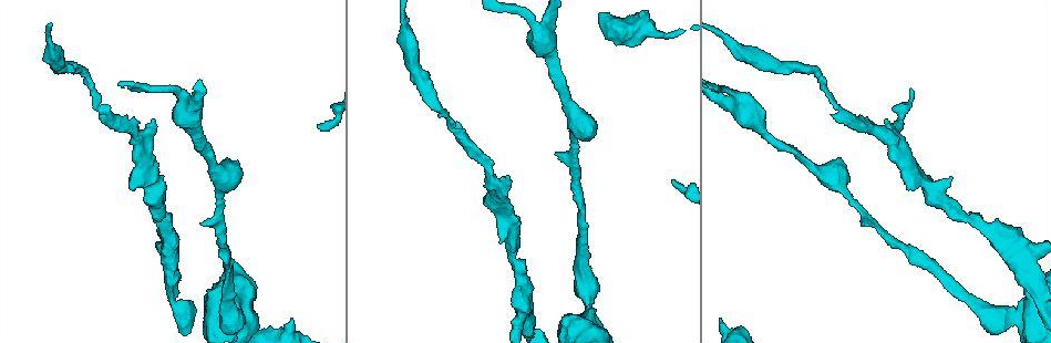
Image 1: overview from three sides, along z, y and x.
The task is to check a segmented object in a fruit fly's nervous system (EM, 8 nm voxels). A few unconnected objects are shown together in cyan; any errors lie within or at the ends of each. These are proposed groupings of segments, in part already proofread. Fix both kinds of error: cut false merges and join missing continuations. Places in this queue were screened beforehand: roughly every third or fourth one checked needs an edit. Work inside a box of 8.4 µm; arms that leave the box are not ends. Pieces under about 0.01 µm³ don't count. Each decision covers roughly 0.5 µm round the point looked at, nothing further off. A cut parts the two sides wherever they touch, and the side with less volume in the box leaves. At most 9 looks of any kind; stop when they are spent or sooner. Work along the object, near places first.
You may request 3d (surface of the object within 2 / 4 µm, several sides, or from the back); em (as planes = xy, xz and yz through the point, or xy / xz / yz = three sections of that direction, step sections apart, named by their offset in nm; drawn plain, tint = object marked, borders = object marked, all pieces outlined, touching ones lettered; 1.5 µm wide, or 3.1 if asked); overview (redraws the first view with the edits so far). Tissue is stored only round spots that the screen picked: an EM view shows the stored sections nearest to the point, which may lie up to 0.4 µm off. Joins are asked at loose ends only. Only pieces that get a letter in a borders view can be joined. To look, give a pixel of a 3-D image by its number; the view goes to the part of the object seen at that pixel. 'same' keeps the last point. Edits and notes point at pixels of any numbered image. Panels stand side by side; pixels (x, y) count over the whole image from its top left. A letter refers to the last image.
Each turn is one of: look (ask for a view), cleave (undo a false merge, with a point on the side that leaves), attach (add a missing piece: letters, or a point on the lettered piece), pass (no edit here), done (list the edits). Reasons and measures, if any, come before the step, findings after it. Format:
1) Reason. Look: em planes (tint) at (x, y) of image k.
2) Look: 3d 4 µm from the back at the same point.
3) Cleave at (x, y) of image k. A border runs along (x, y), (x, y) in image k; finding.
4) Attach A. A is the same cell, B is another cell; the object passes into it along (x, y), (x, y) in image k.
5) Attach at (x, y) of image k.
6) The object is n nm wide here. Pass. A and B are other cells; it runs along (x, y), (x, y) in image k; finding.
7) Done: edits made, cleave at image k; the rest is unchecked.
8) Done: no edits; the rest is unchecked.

Free end. Look: 3d 2 µm at (201, 222) of image 1.

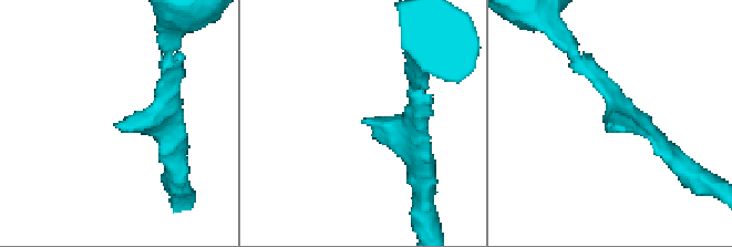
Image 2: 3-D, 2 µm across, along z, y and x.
Look: em planes (borders) at (119, 126) of image 2.

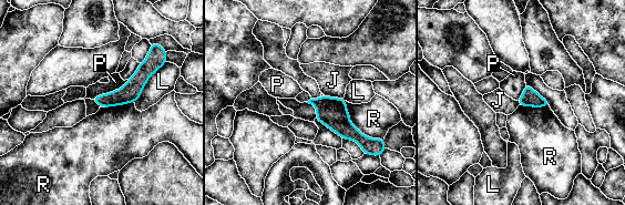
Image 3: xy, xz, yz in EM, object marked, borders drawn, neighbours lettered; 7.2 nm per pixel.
The object is 110 nm wide here. Pass. J, L, P and R are other cells; it runs along (154, 67), (123, 95), (95, 99) in image 3; no lettered piece goes on from it.

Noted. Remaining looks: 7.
Sudden change in width. Look: 3d 4 µm at (814, 70) of image 1.

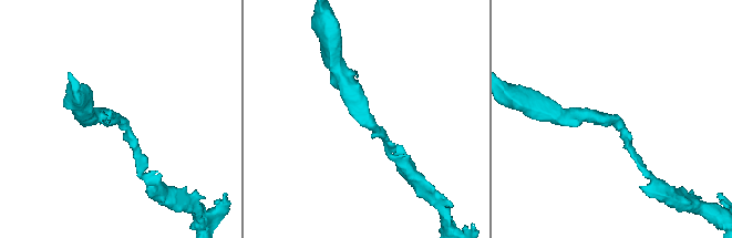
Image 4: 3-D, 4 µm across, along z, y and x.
Look: em yz step 8 (tint) at (368, 123) of image 4.

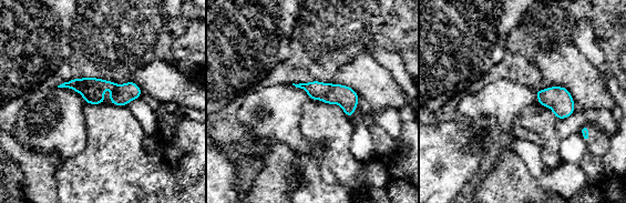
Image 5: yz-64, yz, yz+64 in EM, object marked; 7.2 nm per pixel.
Look: em planes (borders) at the same point.

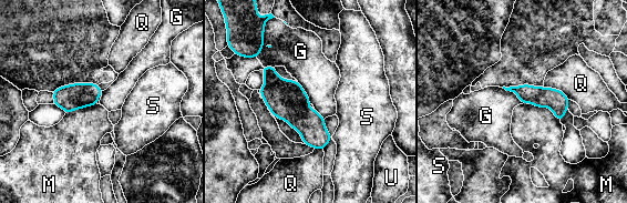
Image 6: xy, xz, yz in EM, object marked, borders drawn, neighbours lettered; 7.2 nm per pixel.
Pass. G, M, Q, S and U are other cells; it runs along (513, 89), (552, 98), (565, 107) in image 6; all the same neuron.

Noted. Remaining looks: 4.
Free end. Look: 3d 2 µm at (317, 124) of image 1.

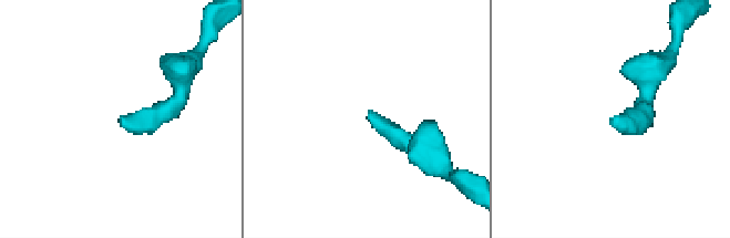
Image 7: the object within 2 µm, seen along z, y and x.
Look: em yz step 4 (tint) at (615, 116) of image 7.

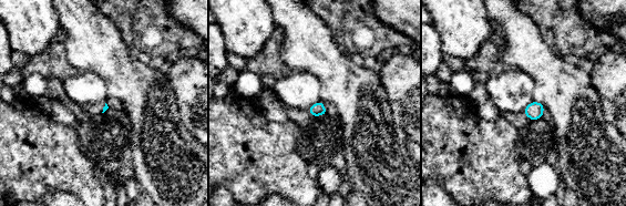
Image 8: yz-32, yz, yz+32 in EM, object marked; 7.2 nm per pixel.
Cut it another way. Look: em planes (borders) at the same point.

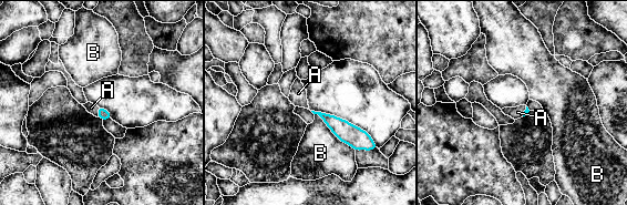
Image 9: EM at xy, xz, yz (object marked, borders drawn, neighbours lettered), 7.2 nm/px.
Attach A. A is the same cell, B is another cell; the object passes into it along (103, 114), (98, 111), (91, 108) in image 9; it goes on there.

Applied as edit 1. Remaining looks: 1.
Done: edits made, attach at image 9; the rest is unchecked.

